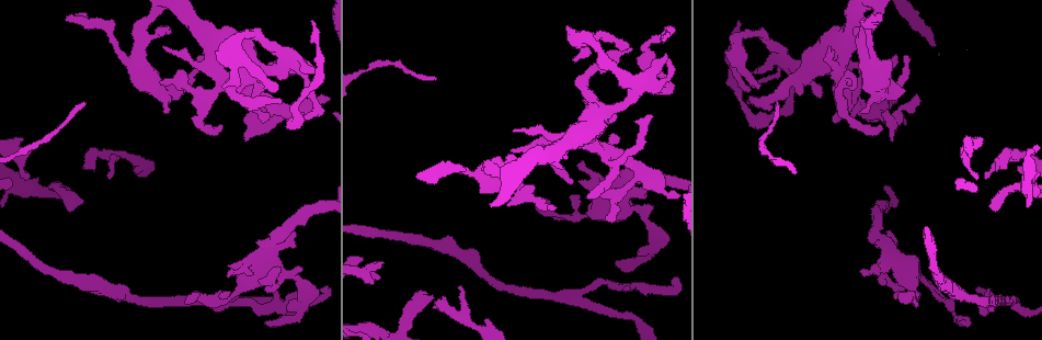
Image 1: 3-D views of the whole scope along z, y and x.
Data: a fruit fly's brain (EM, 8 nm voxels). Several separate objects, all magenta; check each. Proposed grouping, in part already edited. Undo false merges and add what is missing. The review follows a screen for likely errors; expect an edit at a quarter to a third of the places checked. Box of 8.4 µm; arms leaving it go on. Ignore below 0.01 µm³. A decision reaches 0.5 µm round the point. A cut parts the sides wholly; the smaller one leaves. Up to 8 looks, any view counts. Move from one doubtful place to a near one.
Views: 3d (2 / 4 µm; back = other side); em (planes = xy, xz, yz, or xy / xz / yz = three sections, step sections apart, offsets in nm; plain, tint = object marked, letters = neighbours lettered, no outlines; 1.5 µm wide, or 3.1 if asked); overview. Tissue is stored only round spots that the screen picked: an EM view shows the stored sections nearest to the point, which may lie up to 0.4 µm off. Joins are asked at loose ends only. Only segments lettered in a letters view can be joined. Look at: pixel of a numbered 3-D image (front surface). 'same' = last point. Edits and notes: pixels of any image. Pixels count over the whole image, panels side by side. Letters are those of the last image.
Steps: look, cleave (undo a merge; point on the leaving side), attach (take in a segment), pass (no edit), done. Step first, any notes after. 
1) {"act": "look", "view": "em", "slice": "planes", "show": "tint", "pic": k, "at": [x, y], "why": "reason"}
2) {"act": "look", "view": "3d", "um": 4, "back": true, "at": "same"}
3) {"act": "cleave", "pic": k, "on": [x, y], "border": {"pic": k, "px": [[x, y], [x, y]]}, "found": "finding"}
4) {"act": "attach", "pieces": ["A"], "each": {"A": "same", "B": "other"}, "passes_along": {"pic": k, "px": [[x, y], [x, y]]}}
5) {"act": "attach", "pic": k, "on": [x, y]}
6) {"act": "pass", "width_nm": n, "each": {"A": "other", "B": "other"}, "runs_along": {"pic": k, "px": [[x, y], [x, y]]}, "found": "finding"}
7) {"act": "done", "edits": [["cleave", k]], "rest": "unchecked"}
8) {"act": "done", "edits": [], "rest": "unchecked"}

{"act": "look", "view": "em", "slice": "xy", "step": 8, "show": "tint", "pic": 1, "at": [29, 177], "why": "branch stops here"}

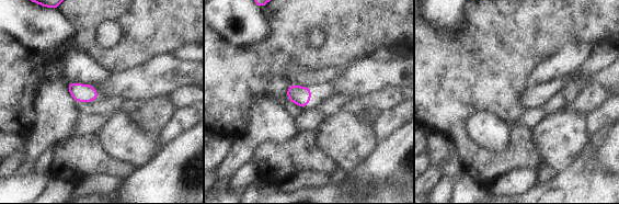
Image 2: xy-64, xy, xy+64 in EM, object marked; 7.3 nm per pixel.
{"act": "look", "view": "em", "slice": "planes", "show": "tint", "at": "same", "why": "cut it another way"}

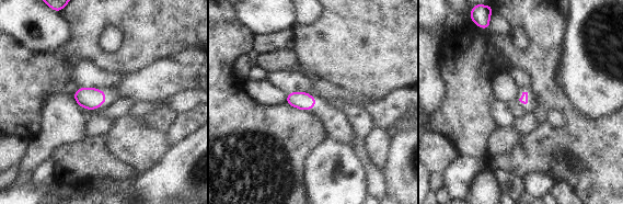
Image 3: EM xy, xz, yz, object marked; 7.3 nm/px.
{"act": "look", "view": "em", "slice": "planes", "show": "letters", "at": "same"}

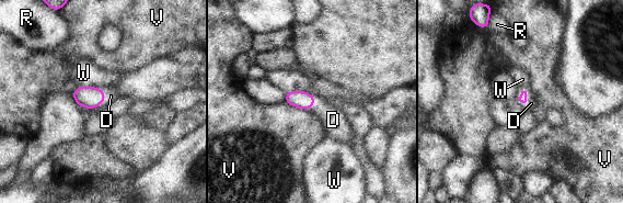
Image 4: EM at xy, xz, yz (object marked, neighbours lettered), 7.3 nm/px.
{"act": "attach", "pieces": ["D"], "each": {"D": "same", "R": "other", "V": "other", "W": "other"}, "passes_along": {"pic": 4, "px": [[302, 100], [312, 105], [333, 120]]}, "found": "the neuron continues"}

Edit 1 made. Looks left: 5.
{"act": "look", "view": "3d", "um": 4, "pic": 1, "at": [579, 166], "why": "an open end"}

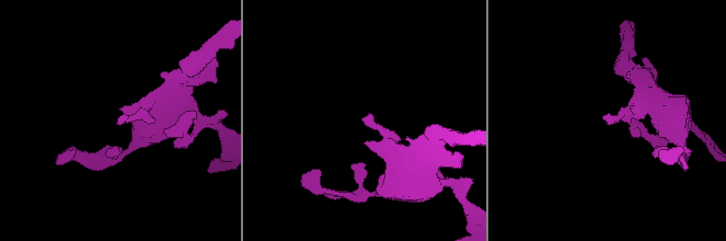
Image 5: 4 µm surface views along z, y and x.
{"act": "look", "view": "em", "slice": "planes", "show": "letters", "pic": 5, "at": [363, 117], "why": "now the EM"}

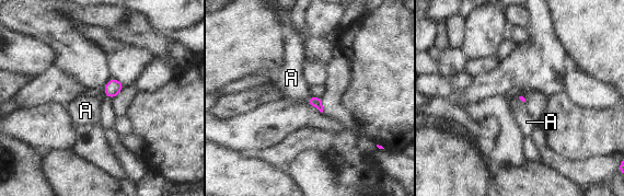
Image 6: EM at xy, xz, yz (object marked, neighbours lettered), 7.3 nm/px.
{"act": "attach", "pieces": ["A"], "longest_contact_nm": ["A", 60], "each": {"A": "same"}, "passes_along": {"pic": 6, "px": [[316, 102], [309, 99], [291, 78]]}, "found": "the neuron continues"}

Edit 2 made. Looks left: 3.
{"act": "look", "view": "3d", "um": 4, "pic": 1, "at": [668, 89], "why": "sharp bend"}

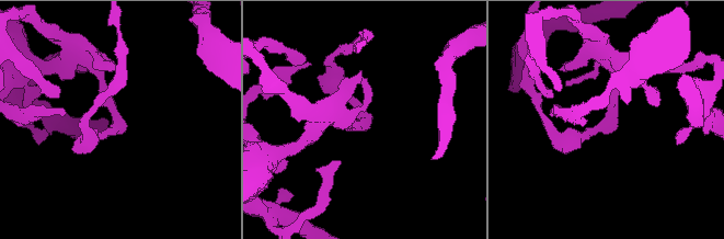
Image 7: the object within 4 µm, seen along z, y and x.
{"act": "look", "view": "em", "slice": "yz", "step": 4, "show": "tint", "pic": 7, "at": [116, 120]}

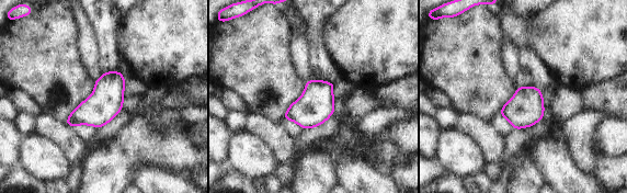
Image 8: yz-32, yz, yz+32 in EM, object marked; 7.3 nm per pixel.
{"act": "look", "view": "em", "slice": "planes", "show": "letters", "at": "same"}

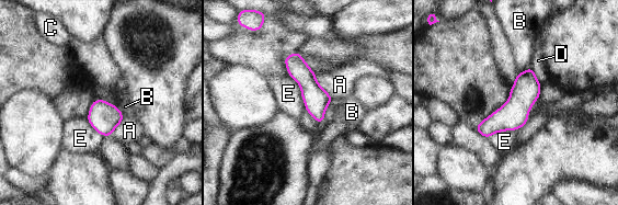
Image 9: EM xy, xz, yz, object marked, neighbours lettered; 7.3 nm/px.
{"act": "pass", "each": {"A": "other", "B": "other", "C": "other", "D": "other", "E": "other"}, "runs_along": {"pic": 9, "px": [[529, 71], [523, 97], [479, 128]]}, "found": "one neuron here"}

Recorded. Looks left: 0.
{"act": "done", "edits": [["attach", 4], ["attach", 6]], "rest": "unchecked"}

